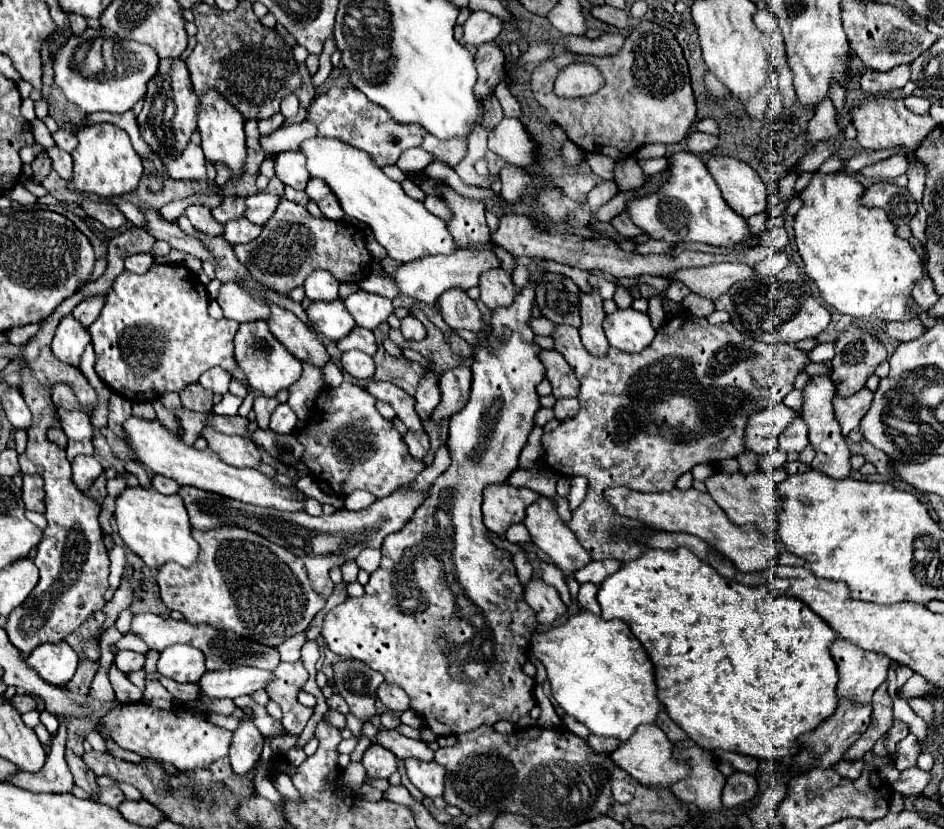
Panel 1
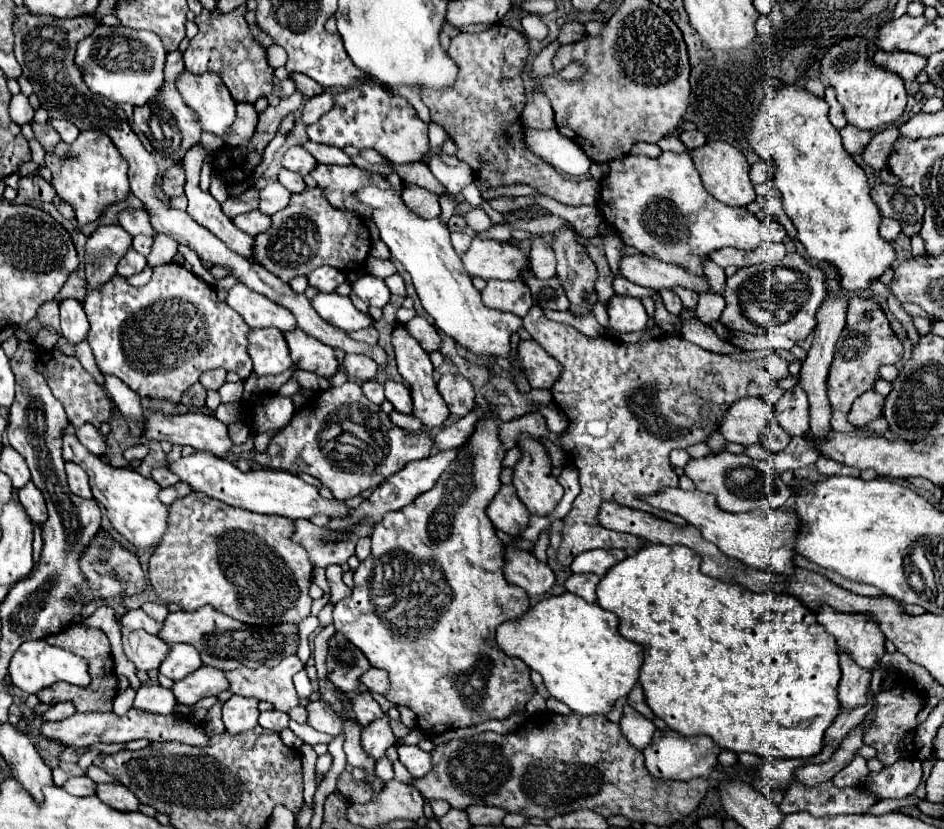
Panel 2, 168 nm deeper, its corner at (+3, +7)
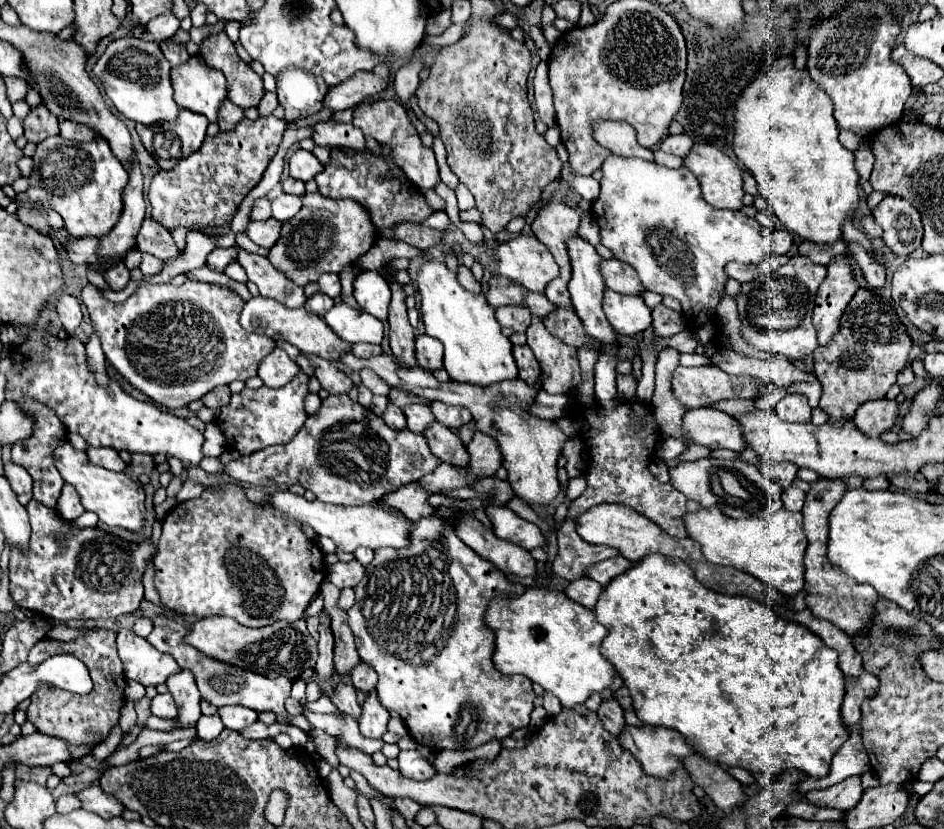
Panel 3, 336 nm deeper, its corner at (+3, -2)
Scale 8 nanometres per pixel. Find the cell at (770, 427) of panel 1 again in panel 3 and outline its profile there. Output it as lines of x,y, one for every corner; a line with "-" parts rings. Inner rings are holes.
702,407
686,411
684,429
694,443
704,445
708,449
746,449
744,431
738,419
720,409

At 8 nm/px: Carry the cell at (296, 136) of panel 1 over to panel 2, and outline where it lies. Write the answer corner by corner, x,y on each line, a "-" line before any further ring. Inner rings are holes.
322,92
310,100
304,102
302,106
302,120
306,124
312,124
316,120
320,120
326,112
330,112
332,108
332,94
330,92

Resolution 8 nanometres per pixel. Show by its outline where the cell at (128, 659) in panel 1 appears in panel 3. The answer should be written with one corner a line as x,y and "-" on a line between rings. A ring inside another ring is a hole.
122,629
118,633
118,655
124,665
124,675
144,687
164,683
168,675
178,673
180,669
170,655
160,653
132,629

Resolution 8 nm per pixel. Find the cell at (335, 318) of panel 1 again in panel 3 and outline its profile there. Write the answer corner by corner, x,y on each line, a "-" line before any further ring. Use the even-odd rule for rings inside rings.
342,301
324,315
324,321
346,343
380,343
384,335
384,327
376,317
356,311

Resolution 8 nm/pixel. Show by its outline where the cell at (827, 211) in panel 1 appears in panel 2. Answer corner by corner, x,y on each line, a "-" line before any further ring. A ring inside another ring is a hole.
765,81
764,98
758,112
750,124
748,144
758,152
764,162
770,162
774,168
772,184
782,196
782,206
788,218
798,230
798,240
804,244
806,252
814,260
826,260
834,264
840,272
840,282
846,290
870,288
870,282
878,278
886,268
892,266
896,254
880,234
880,210
870,198
870,186
864,170
842,146
838,130
828,120
828,104
824,98
810,94
808,90
798,88
795,82
780,83

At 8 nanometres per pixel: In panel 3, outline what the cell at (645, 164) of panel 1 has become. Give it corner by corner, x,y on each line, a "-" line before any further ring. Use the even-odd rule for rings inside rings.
620,121
598,123
598,125
594,125
594,139
598,139
600,145
604,145
606,149
610,149
616,155
654,161
652,151
638,145
634,129
626,123
620,123

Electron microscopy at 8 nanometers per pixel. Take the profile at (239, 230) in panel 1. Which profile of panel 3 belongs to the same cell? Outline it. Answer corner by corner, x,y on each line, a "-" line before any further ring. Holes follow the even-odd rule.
266,219
266,221
250,221
248,229
246,229
246,235
260,247
266,247
270,249
274,245
274,241
278,239
278,233
280,233
280,221
274,221
274,219

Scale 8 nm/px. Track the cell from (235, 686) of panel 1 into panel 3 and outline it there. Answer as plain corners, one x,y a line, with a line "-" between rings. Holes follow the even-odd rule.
170,693
156,695
152,699
152,715
162,717
162,719
174,719
178,715
178,707
176,707
176,703
174,703

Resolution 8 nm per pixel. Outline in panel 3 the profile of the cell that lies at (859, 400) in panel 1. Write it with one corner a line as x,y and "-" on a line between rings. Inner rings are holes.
874,399
858,407
854,425
868,437
880,437
898,417
898,403
894,399

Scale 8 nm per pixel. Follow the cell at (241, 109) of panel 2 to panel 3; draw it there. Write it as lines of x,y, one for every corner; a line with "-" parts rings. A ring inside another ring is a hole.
228,99
224,101
222,109
220,109
220,117
218,117
218,127
222,133
228,133
228,131
234,131
236,125
244,119
244,109
240,109
238,105
230,103

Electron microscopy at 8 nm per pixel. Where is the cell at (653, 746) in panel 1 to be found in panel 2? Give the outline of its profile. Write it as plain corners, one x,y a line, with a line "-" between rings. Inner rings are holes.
624,704
622,718
620,718
620,730
630,740
632,746
636,746
638,750
644,750
650,744
656,728
648,718
642,718
640,712
636,712
632,706

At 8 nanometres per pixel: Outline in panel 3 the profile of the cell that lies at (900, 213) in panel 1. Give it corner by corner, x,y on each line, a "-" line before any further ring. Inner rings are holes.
896,195
884,197
880,205
872,209
876,225
884,229
884,243
896,255
910,255
922,243
922,223
918,209

